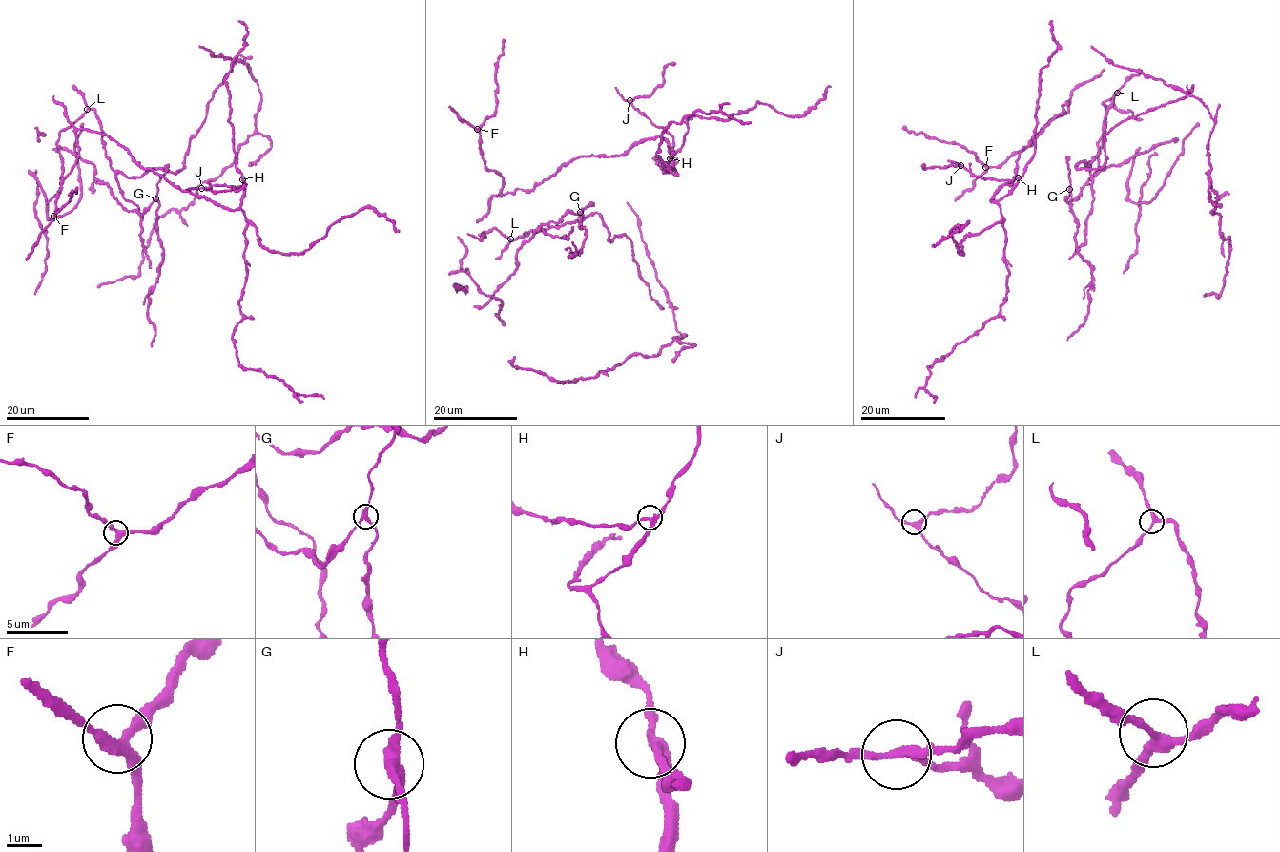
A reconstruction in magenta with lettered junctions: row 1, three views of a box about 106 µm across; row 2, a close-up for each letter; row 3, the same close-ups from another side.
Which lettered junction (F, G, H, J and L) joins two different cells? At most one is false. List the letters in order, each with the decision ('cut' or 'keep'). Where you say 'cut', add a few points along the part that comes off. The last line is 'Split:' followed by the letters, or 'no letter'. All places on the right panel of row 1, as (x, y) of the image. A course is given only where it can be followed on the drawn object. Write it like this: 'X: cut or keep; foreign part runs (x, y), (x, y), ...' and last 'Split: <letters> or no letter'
F: keep
G: cut; foreign part runs (1069, 189), (1077, 225), (1077, 252), (1090, 267), (1092, 278), (1087, 291), (1088, 314), (1067, 340)
H: keep
J: keep
L: keep
Split: G

